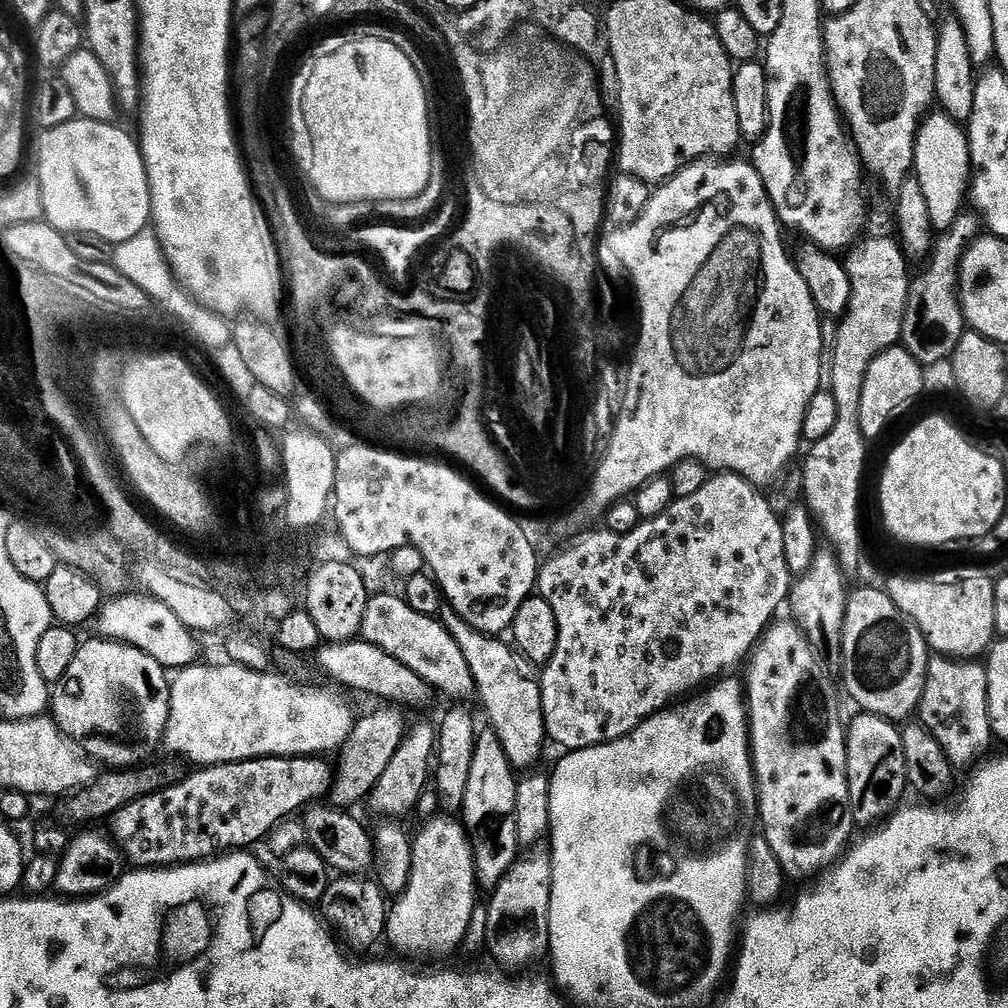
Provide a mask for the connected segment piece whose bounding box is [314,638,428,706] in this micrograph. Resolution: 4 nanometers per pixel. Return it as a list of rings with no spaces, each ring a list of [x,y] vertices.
[[[355,638],[340,643],[324,642],[314,652],[316,664],[332,680],[341,684],[339,687],[353,688],[356,692],[365,692],[368,696],[377,696],[380,702],[401,702],[403,705],[416,704],[422,690],[427,689],[425,681],[412,670],[406,668],[397,658],[392,658],[385,650],[370,642]]]

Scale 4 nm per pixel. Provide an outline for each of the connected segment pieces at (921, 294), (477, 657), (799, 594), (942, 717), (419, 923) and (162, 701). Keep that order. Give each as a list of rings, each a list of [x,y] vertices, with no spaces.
[[[949,230],[939,237],[934,248],[934,257],[920,276],[913,275],[908,290],[908,301],[902,322],[900,344],[919,364],[931,366],[951,361],[958,342],[964,337],[966,321],[960,309],[958,295],[958,265],[962,255],[962,243]]]
[[[441,601],[438,619],[460,646],[475,678],[479,701],[482,700],[486,708],[491,731],[498,734],[513,769],[520,772],[533,769],[537,765],[535,763],[542,752],[543,744],[546,744],[547,735],[539,683],[522,672],[517,653],[506,642],[505,645],[500,641],[503,639],[477,631],[448,601]]]
[[[821,547],[814,556],[810,568],[793,583],[786,601],[787,607],[789,609],[792,607],[791,619],[800,625],[808,641],[818,650],[839,649],[846,602],[850,591],[850,584],[844,580],[847,580],[846,573],[841,570],[835,552],[831,547]]]
[[[933,655],[928,661],[918,720],[930,734],[934,734],[934,738],[938,738],[938,746],[942,746],[953,769],[971,769],[985,755],[983,752],[994,744],[987,667],[976,660],[953,660],[951,656]]]
[[[439,815],[433,820],[426,821],[417,836],[415,833],[411,841],[413,864],[409,874],[409,884],[401,896],[395,897],[388,914],[386,940],[389,940],[398,951],[405,952],[408,956],[450,955],[456,947],[459,949],[463,945],[472,915],[478,911],[478,904],[476,904],[478,881],[468,829],[455,815]]]
[[[95,638],[96,640],[85,639],[80,645],[78,654],[74,654],[74,662],[70,662],[70,670],[66,670],[64,677],[60,679],[60,683],[55,685],[50,692],[50,715],[55,720],[57,726],[72,740],[77,740],[83,744],[85,752],[93,761],[99,762],[101,765],[107,766],[112,770],[120,770],[125,767],[124,759],[132,756],[136,752],[135,744],[141,744],[146,751],[152,752],[161,745],[164,739],[164,731],[168,725],[168,715],[170,714],[170,687],[169,673],[159,664],[154,662],[154,658],[150,658],[150,654],[146,654],[142,650],[138,650],[129,644],[122,644],[119,640],[105,640],[103,638]]]

